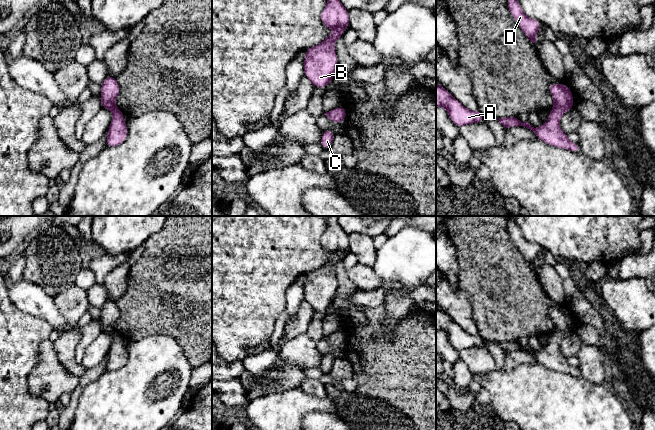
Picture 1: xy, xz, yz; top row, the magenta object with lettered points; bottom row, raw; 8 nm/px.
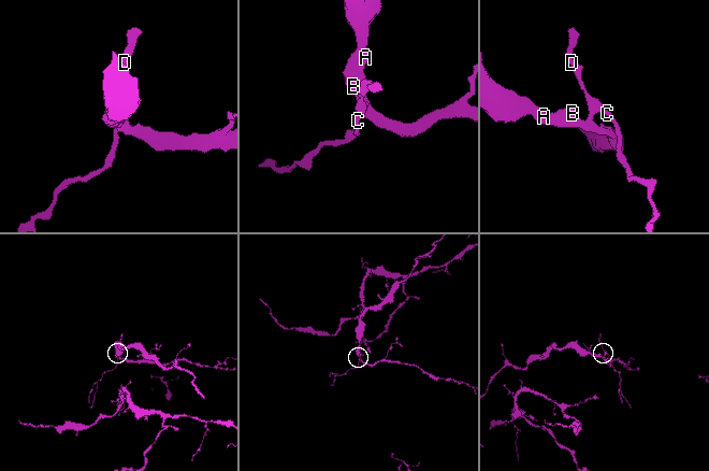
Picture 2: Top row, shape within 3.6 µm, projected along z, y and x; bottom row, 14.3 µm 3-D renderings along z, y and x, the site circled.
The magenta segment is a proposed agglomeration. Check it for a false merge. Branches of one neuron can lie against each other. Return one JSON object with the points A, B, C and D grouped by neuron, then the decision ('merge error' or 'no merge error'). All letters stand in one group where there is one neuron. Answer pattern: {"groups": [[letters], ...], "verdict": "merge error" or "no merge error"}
{"groups": [["A", "B", "C", "D"]], "verdict": "no merge error"}

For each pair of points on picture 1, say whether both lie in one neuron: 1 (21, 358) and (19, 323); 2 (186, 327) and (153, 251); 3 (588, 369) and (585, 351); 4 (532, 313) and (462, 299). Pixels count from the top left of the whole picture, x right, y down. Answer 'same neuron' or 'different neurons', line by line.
1: same neuron
2: same neuron
3: same neuron
4: different neurons

